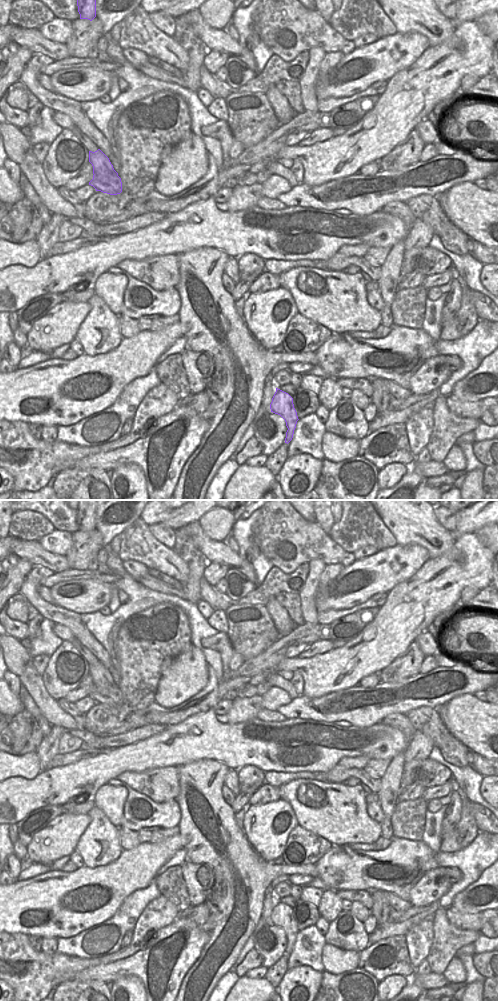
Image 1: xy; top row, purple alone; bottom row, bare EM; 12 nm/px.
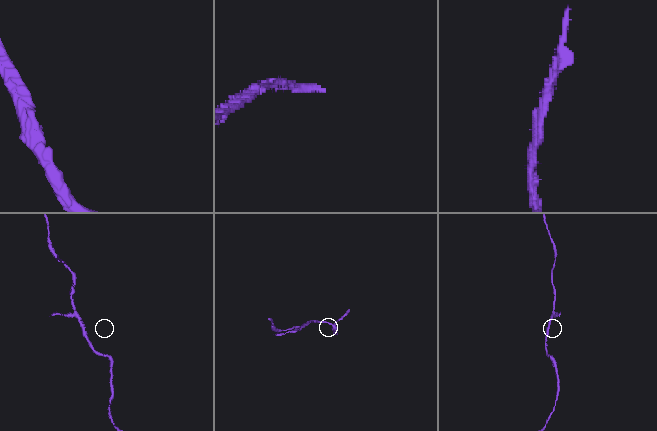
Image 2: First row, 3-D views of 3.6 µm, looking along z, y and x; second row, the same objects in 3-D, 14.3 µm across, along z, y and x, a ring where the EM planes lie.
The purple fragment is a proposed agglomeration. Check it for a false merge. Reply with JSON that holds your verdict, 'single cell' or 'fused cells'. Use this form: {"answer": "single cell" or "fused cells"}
{"answer": "fused cells"}

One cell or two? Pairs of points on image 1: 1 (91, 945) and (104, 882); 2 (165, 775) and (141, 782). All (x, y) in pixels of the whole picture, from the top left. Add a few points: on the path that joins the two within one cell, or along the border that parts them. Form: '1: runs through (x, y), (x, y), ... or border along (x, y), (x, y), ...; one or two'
1: border along (115, 912), (108, 919), (92, 925), (74, 936); two
2: runs through (159, 781), (147, 782); one

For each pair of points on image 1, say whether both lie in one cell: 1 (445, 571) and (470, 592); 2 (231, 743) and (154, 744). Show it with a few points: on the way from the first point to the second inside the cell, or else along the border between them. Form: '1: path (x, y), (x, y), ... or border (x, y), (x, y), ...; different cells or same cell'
1: border (478, 590), (466, 587), (460, 597); different cells
2: path (212, 743), (181, 743), (173, 747); same cell

